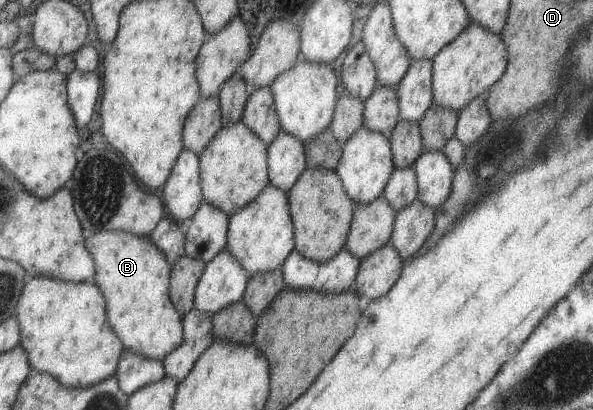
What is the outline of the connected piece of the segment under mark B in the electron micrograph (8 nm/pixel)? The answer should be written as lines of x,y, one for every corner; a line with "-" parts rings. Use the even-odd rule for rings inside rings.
127,231
86,235
86,249
95,261
94,283
106,297
107,318
126,350
164,359
183,342
183,316
170,297
172,265
150,237

